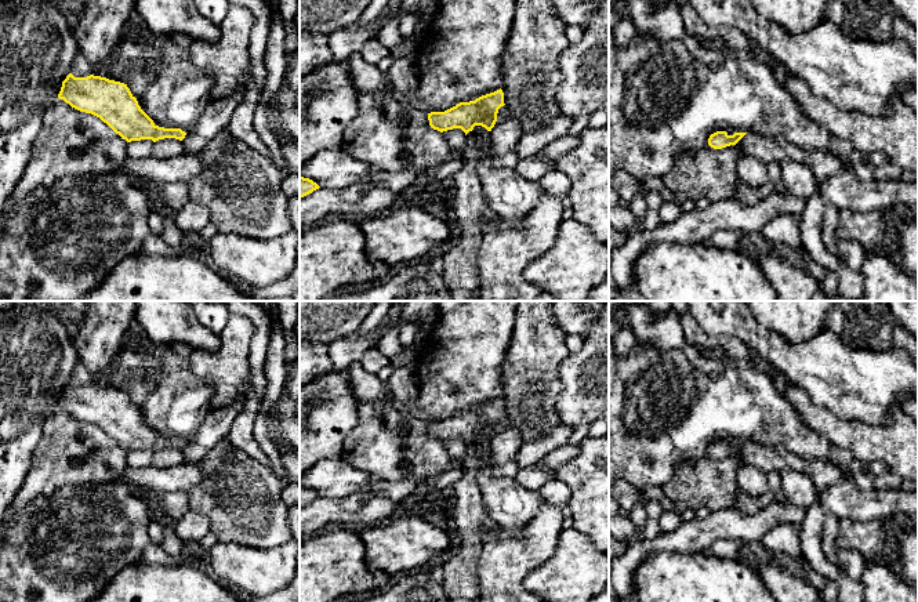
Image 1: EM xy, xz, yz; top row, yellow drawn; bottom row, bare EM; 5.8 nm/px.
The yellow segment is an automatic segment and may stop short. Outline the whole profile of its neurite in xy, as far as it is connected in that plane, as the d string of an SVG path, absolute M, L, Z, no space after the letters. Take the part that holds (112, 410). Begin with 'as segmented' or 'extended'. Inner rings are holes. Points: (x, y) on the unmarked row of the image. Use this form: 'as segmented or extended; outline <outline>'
as segmented; outline M72 382L62 391L59 409L64 409L72 417L91 423L106 432L116 443L127 452L152 449L153 452L164 447L175 447L182 450L186 445L181 438L164 438L153 432L153 429L141 418L137 407L131 403L127 394L109 389L106 387L90 384L87 387L75 387Z

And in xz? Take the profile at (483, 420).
extended; outline M502 399L482 405L475 410L460 411L445 421L428 423L429 435L440 442L461 438L465 445L473 439L475 435L482 435L491 440L497 431L511 428L509 421L504 413Z

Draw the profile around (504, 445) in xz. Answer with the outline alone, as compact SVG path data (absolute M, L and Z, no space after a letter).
M508 428L496 431L490 440L490 454L493 457L493 475L498 478L515 478L519 471L516 456L523 439L518 429Z

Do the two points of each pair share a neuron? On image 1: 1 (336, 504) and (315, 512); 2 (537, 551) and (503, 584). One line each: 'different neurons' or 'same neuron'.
1: same neuron
2: same neuron

